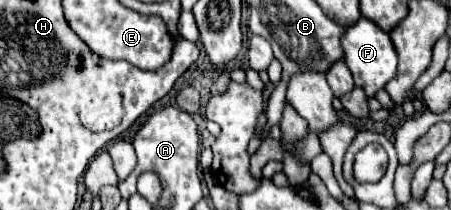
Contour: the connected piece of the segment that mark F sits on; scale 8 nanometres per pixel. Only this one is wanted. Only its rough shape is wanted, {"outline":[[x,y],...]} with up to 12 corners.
{"outline":[[362,17],[346,29],[344,61],[374,97],[396,77],[388,33]]}

